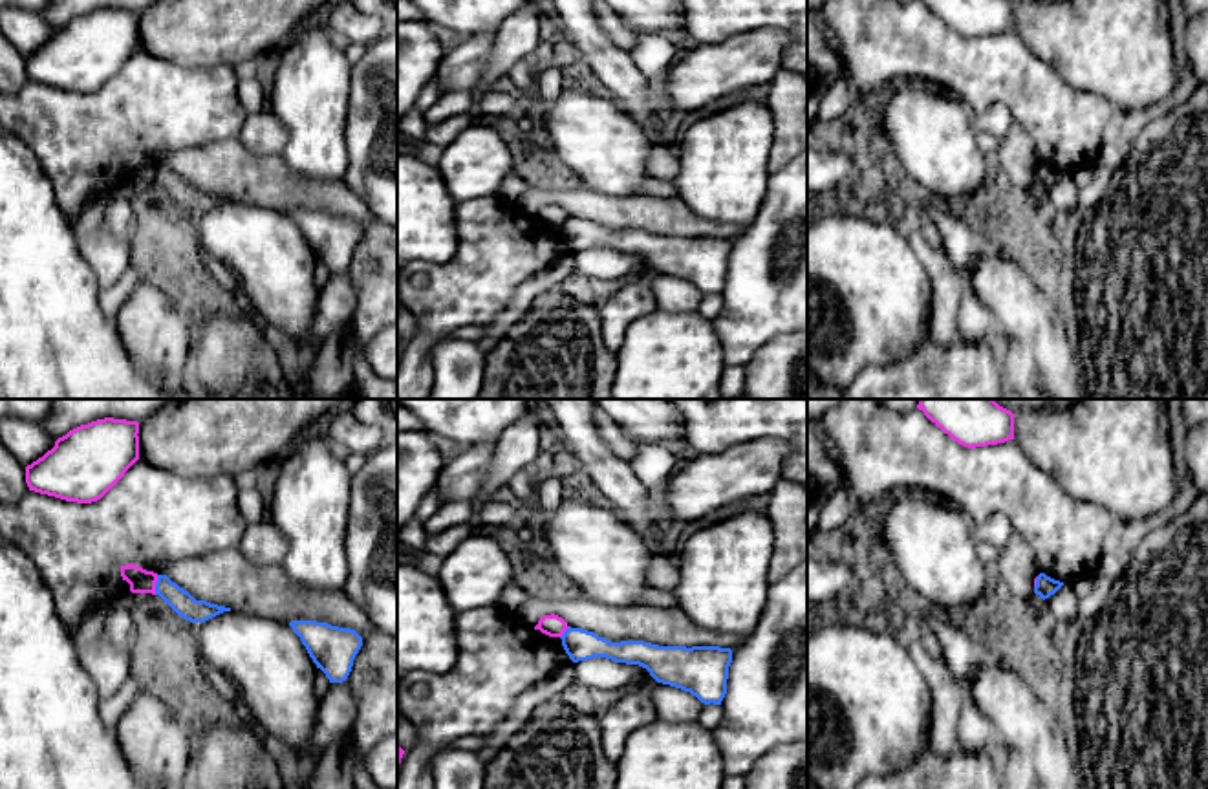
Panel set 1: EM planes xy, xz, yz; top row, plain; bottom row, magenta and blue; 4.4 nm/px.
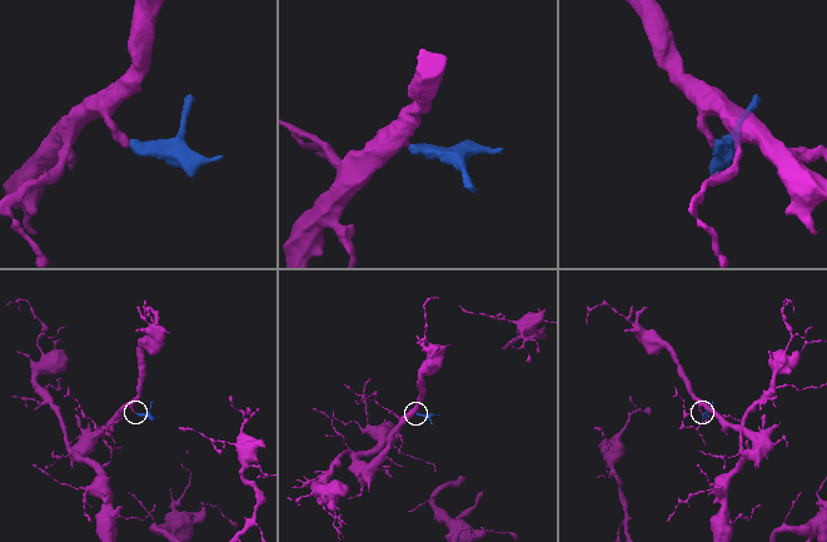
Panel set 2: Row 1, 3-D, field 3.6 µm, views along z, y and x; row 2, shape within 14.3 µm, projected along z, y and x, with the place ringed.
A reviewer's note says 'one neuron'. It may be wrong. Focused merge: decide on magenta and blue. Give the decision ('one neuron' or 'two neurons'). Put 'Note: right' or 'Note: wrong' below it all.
two neurons
Note: wrong

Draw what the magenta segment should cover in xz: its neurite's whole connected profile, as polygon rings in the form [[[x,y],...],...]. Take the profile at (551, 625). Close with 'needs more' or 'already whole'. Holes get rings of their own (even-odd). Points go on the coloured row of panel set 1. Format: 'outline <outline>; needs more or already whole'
outline [[[555,613],[540,617],[538,624],[534,626],[534,630],[540,630],[549,637],[562,637],[567,628],[567,622]]]; already whole

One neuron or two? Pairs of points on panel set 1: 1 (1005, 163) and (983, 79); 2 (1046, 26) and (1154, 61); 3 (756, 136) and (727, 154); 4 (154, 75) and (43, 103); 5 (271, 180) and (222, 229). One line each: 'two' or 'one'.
1: two
2: one
3: one
4: one
5: two

